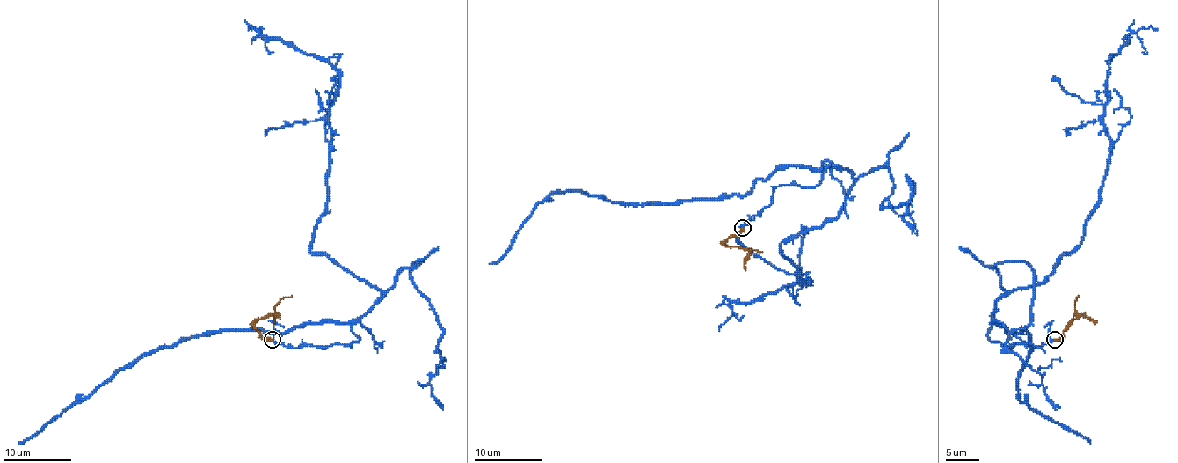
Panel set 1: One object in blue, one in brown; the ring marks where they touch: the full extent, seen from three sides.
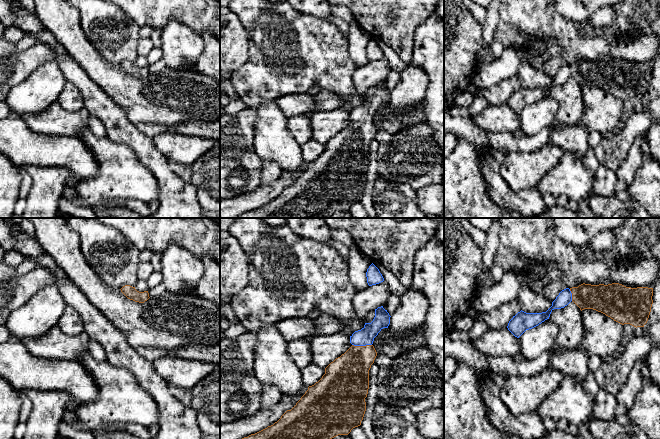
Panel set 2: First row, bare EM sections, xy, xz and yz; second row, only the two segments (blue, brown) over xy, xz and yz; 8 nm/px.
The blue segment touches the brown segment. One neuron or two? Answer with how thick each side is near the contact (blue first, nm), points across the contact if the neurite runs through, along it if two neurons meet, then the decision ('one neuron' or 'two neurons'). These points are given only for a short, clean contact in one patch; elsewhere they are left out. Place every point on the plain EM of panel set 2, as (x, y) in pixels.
140/320 nm | one neuron

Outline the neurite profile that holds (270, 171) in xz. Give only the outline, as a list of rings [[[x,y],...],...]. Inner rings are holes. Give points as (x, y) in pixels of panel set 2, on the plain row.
[[[264,160],[261,167],[260,183],[267,185],[275,182],[282,174],[283,169],[278,162],[272,160]]]

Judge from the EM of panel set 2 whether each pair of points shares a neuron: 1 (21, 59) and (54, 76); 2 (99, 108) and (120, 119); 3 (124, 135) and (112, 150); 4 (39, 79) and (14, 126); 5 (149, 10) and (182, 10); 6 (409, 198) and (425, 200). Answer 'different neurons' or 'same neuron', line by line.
1: different neurons
2: same neuron
3: different neurons
4: different neurons
5: same neuron
6: different neurons

